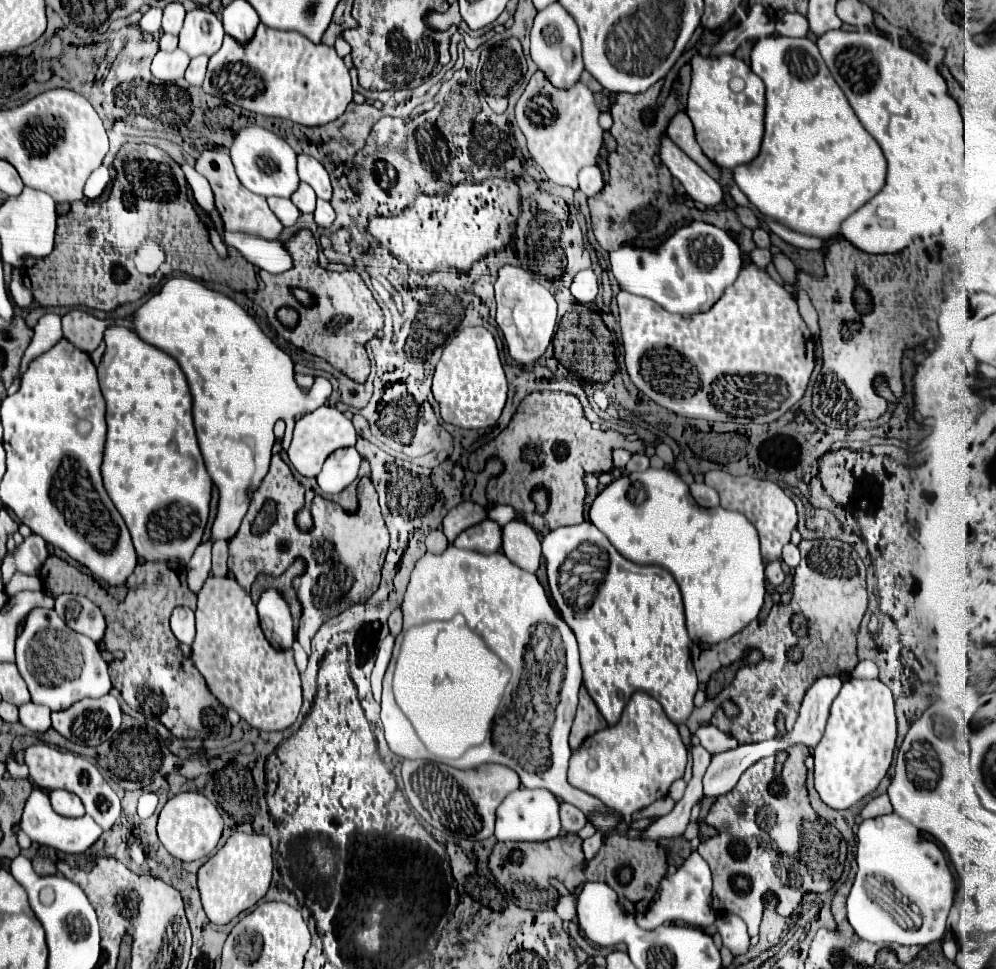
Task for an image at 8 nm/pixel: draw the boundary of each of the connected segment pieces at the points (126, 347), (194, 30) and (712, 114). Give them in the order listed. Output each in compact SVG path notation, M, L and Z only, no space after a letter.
M110 326L104 334L104 342L106 352L98 366L108 422L106 454L102 462L104 486L132 534L138 556L150 562L188 562L196 546L202 542L202 534L210 516L212 478L206 472L200 448L196 444L196 432L192 424L192 396L186 376L170 354L152 348L128 328Z
M196 8L186 14L184 26L180 30L180 50L188 56L212 56L220 50L224 38L222 22L208 8Z
M732 54L722 56L694 56L692 62L692 84L688 94L686 114L690 116L696 140L702 152L722 168L736 168L752 162L762 144L764 136L764 110L766 110L766 86L750 70L748 64L734 58Z

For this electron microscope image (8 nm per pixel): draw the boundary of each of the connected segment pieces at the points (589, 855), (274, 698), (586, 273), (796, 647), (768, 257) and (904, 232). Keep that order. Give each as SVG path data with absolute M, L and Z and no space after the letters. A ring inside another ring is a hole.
M596 832L590 839L583 841L583 852L586 861L593 859L598 853L600 847L603 843L603 834L601 832Z
M210 576L200 590L192 660L196 660L196 668L210 692L226 708L236 710L252 728L266 732L286 730L298 718L302 686L292 648L276 650L264 638L250 594L234 578Z
M588 268L588 270L582 270L574 276L574 282L570 286L570 292L572 296L576 298L576 302L580 304L594 304L596 296L598 296L598 282L596 282L596 274Z
M802 540L798 548L802 562L794 574L792 602L788 606L774 606L766 622L752 620L742 632L724 642L730 660L744 660L752 650L760 654L756 664L740 668L734 682L716 696L718 710L710 720L714 726L734 736L738 744L774 738L778 712L784 712L788 730L794 726L806 690L820 676L840 672L838 664L824 662L824 658L838 662L840 652L856 644L858 626L868 606L866 568L850 544L842 540ZM724 700L738 706L740 712L736 718L718 716L722 714Z
M754 248L752 252L752 262L758 266L758 268L766 268L770 262L772 262L772 254L770 250L762 250L762 248Z
M830 30L816 40L816 46L858 120L874 136L888 160L886 186L844 220L840 234L868 254L902 252L914 238L928 232L928 208L946 208L942 188L956 184L956 168L960 168L964 154L960 106L948 94L938 70L930 68L918 54L894 46L876 32Z

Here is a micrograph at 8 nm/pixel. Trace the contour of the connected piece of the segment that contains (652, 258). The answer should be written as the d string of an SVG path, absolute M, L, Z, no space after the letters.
M692 222L678 228L656 250L632 246L612 250L610 264L622 290L650 298L672 314L690 316L708 312L716 304L718 296L724 294L730 284L734 284L742 268L742 252L728 232L706 222Z

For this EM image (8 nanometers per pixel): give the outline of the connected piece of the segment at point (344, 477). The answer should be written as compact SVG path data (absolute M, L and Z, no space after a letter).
M340 448L332 452L326 458L322 472L318 474L318 486L326 494L342 492L346 486L350 486L356 480L360 462L362 456L358 454L356 448Z

